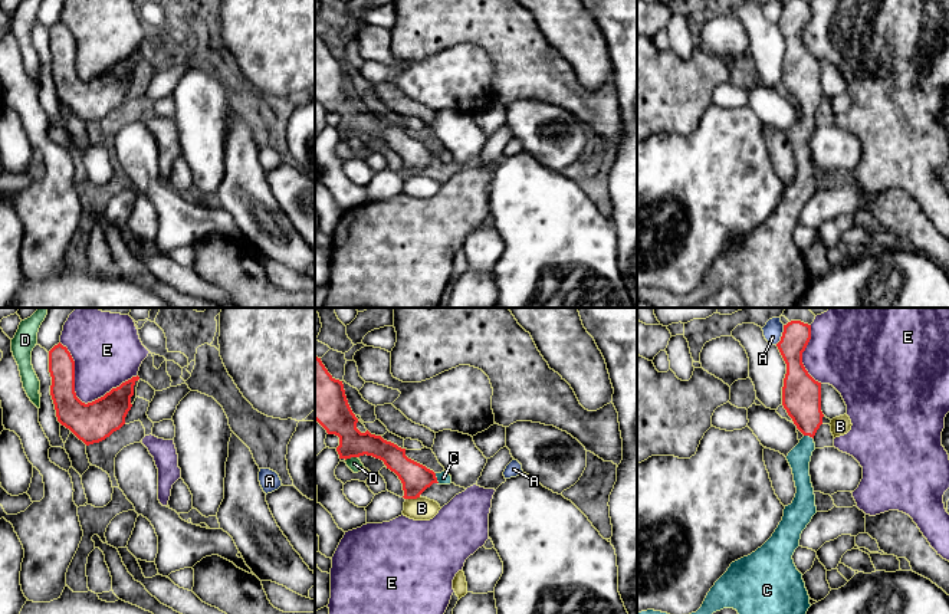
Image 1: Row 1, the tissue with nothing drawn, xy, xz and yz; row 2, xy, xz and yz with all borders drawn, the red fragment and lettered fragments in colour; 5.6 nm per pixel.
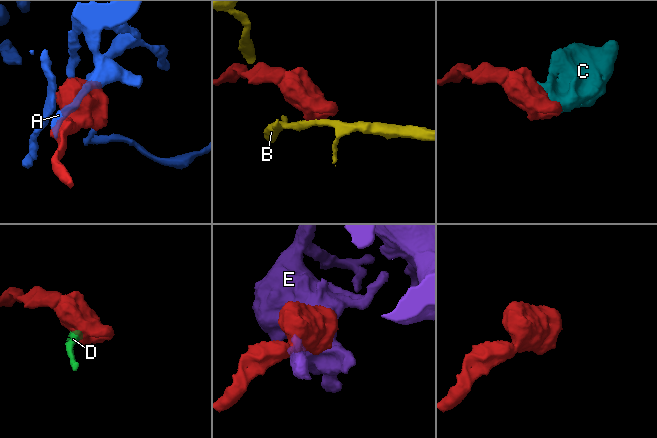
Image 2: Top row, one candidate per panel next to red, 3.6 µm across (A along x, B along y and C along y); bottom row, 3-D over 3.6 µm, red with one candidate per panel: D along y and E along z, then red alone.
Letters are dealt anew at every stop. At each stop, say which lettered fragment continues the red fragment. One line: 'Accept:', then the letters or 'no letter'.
Accept: C

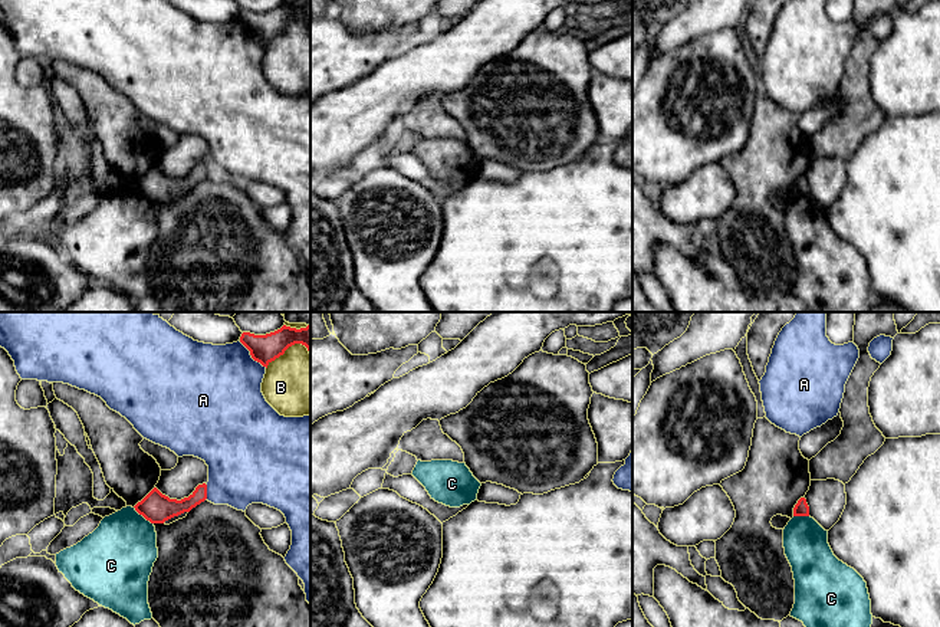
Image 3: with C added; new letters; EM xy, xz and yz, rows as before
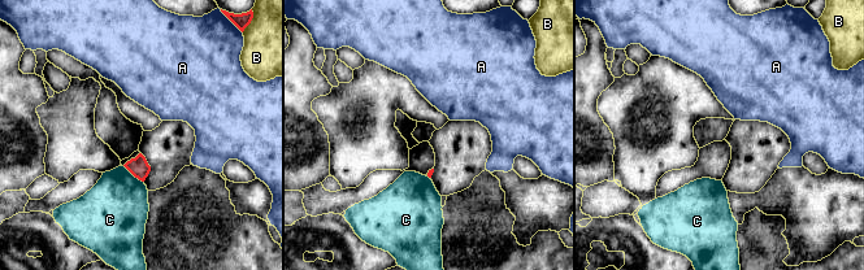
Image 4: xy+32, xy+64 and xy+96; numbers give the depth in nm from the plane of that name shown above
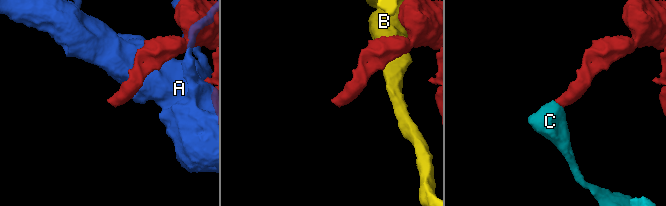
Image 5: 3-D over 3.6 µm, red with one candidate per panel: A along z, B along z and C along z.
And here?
Accept: no letter

